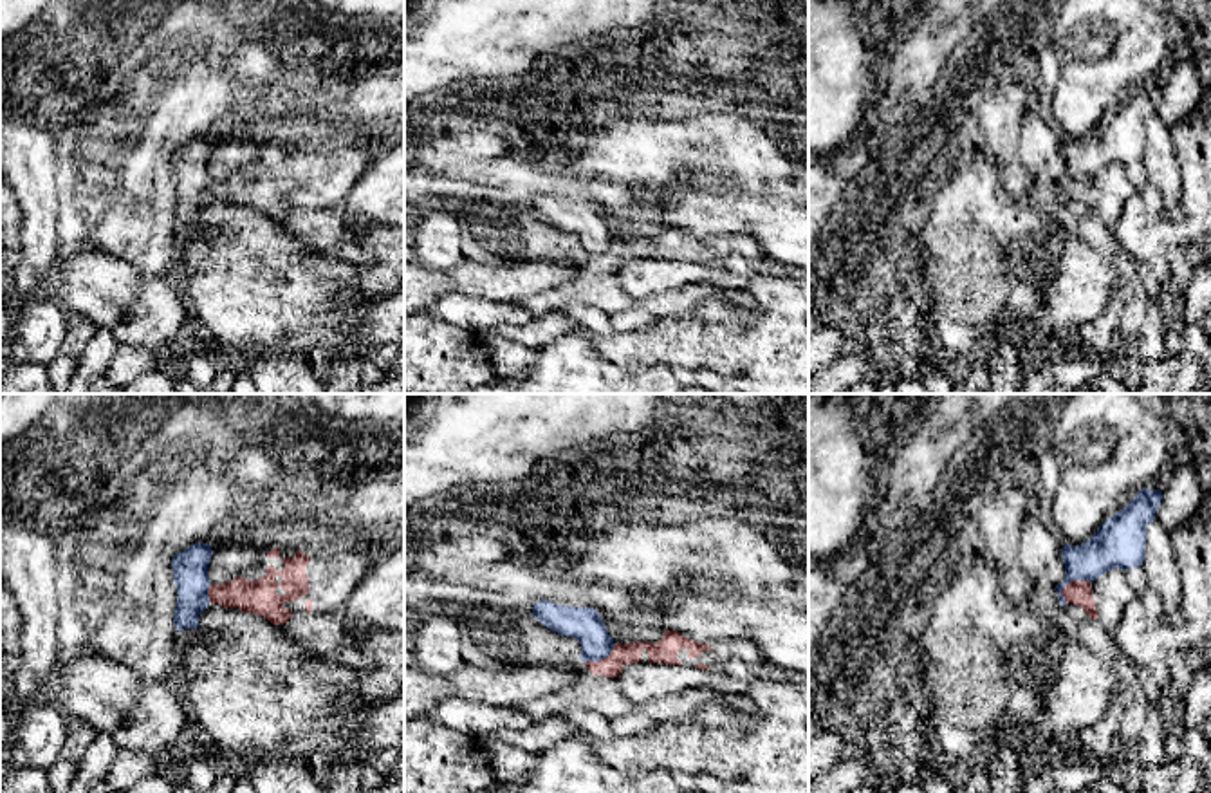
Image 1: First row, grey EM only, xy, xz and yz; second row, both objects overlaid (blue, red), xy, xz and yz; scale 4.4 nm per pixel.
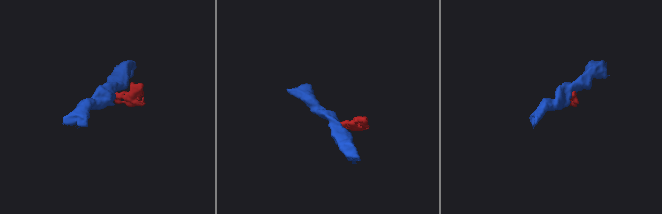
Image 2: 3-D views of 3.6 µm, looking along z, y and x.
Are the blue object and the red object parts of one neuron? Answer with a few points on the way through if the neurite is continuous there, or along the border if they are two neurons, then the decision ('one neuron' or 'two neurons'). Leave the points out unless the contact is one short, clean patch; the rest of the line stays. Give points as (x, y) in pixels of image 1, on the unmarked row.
border along yz (1089, 176), (1071, 176), (1062, 185), (1063, 195); two neurons

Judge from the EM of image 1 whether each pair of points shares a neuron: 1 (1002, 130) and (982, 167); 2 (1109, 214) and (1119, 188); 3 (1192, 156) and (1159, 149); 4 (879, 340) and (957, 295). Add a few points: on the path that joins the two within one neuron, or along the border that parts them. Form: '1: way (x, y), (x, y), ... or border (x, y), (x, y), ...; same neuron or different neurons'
1: border (991, 159), (1000, 186); different neurons
2: way (1109, 208), (1109, 199), (1114, 194); same neuron
3: border (1168, 129), (1174, 139), (1183, 194); different neurons
4: way (899, 320), (924, 320), (937, 309); same neuron

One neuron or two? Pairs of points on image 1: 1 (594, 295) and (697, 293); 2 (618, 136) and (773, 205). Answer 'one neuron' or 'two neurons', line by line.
1: one neuron
2: one neuron

